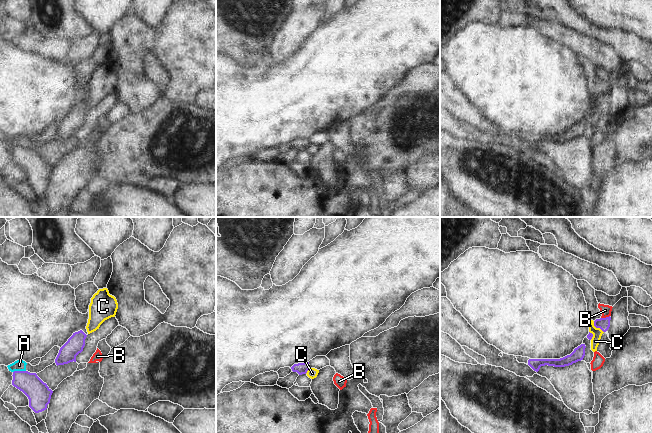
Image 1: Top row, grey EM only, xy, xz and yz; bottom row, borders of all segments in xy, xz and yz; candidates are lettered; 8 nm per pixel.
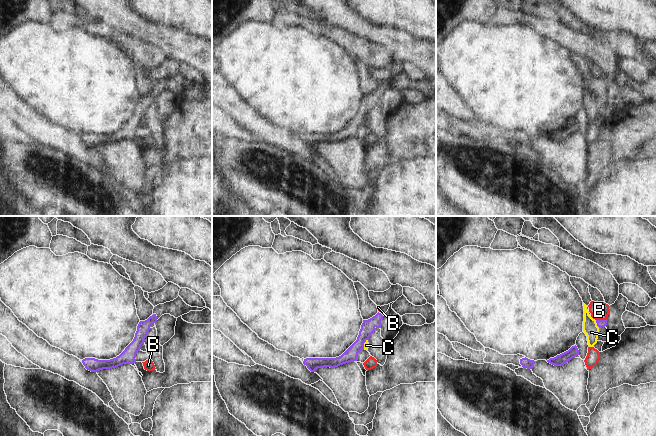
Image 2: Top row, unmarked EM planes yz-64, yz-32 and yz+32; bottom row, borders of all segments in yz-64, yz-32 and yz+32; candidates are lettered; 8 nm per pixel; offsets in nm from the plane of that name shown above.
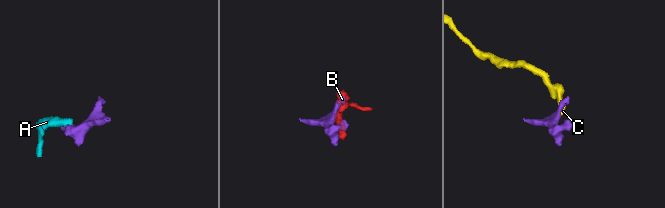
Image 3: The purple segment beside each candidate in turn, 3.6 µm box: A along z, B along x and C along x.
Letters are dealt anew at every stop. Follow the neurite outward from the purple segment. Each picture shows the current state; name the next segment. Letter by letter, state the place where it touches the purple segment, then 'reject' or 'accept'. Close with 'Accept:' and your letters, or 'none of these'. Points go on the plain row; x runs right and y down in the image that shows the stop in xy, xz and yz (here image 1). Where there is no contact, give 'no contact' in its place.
A: meets purple in xy at (19, 147); reject
B: meets purple in yz at (606, 93); reject
C: meets purple in yz at (597, 103); reject
Accept: none of these

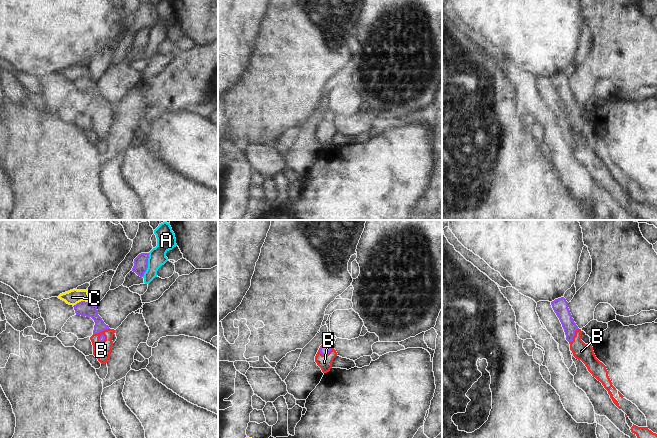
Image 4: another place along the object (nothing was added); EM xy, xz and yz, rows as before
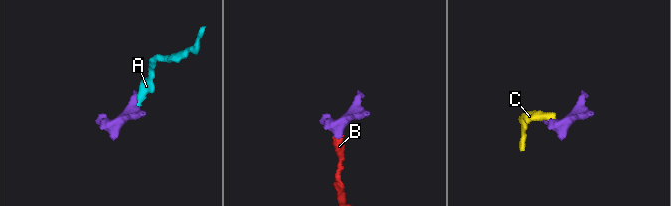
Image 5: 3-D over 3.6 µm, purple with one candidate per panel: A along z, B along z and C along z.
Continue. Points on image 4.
A: meets purple in xy at (147, 41); reject
B: meets purple in xz at (326, 130); accept
C: meets purple in xy at (81, 77); reject
Accept: B

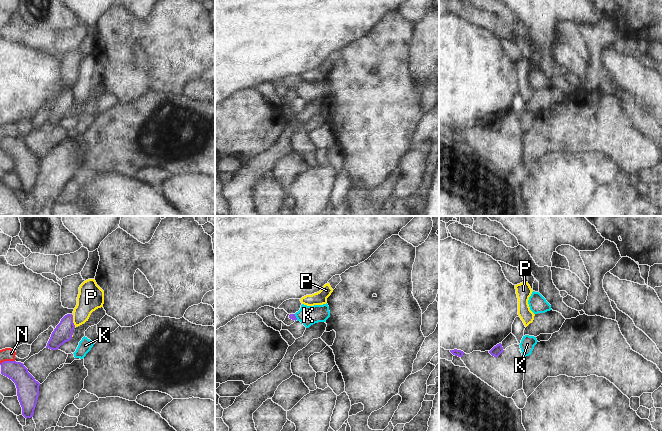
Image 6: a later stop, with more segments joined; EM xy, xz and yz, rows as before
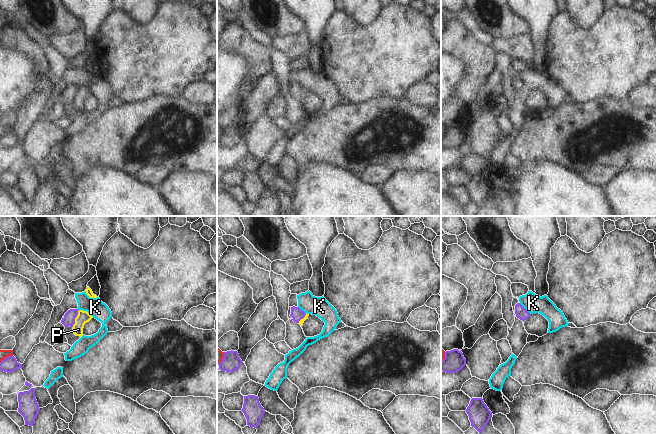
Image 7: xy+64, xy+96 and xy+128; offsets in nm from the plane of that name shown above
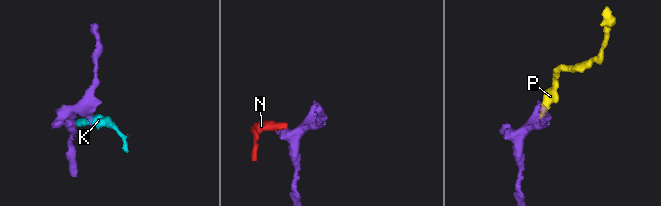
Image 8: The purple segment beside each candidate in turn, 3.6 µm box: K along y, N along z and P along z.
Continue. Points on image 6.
K: meets purple in xz at (295, 93); reject
N: meets purple in xy at (7, 137); reject
P: meets purple in xy at (72, 97); reject
Accept: none of these

